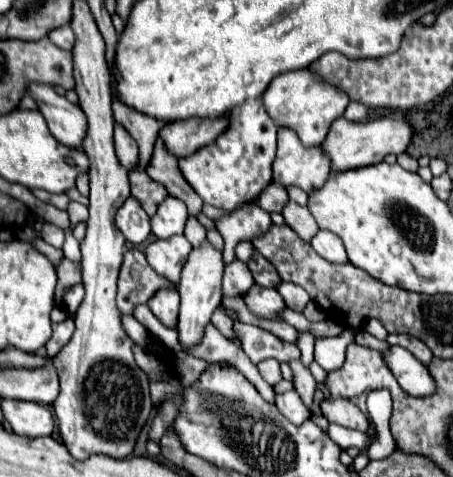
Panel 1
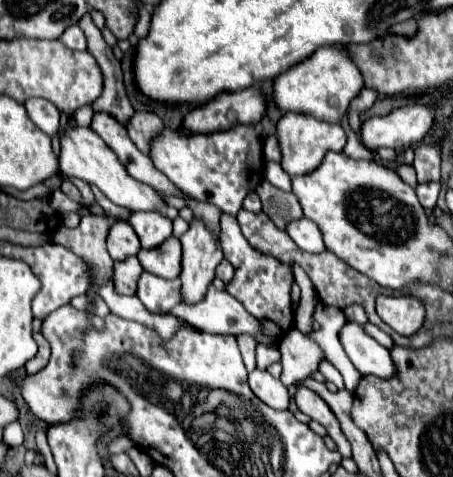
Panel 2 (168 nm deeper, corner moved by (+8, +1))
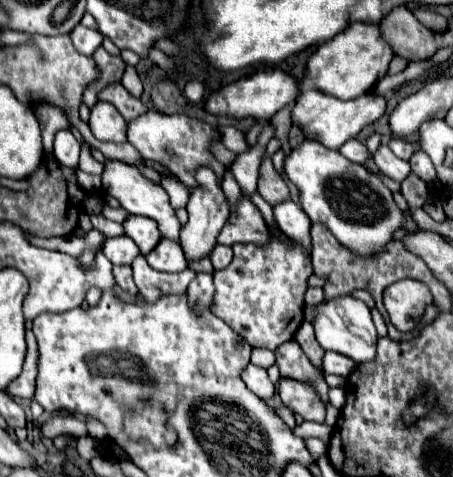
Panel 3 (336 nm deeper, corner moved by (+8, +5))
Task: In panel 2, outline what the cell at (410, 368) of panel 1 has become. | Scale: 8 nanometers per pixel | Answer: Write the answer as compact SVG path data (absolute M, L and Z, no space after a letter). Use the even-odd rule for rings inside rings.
M346 322L338 334L342 348L360 374L374 374L378 378L394 376L396 366L388 348L380 346L372 336L364 332L362 324Z

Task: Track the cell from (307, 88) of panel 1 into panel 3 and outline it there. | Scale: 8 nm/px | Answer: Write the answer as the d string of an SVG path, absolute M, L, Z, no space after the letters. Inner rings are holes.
M352 24L332 40L320 44L308 58L304 76L314 84L316 90L334 96L338 100L354 100L364 96L376 82L380 82L394 58L392 48L380 38L378 24Z

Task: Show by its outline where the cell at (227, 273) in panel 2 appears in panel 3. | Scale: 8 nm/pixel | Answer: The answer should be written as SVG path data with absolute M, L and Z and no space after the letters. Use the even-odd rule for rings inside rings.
M218 244L218 246L212 250L210 260L212 260L212 264L214 264L216 270L226 268L226 266L230 264L230 260L232 260L232 248L230 248L230 246L224 246L224 244Z

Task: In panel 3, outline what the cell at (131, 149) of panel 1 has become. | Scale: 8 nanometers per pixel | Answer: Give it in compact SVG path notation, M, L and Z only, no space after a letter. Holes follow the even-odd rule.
M98 102L92 108L88 126L90 126L92 134L98 140L118 142L118 144L126 142L126 128L128 128L128 124L120 116L120 112L112 104L108 104L108 102Z

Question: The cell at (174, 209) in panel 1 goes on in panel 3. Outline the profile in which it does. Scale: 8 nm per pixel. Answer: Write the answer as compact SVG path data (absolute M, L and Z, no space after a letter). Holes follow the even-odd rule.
M128 216L124 222L124 232L138 244L142 254L148 254L162 238L158 224L152 218L144 218L144 216Z

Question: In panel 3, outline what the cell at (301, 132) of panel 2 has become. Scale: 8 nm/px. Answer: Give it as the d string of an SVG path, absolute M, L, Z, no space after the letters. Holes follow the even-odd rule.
M308 88L300 94L292 108L292 124L300 126L304 136L314 136L320 144L326 148L338 150L346 140L354 138L366 124L378 120L384 114L386 100L384 98L372 98L370 94L364 94L356 100L336 100L332 96L324 96L322 92L316 92L314 88Z

